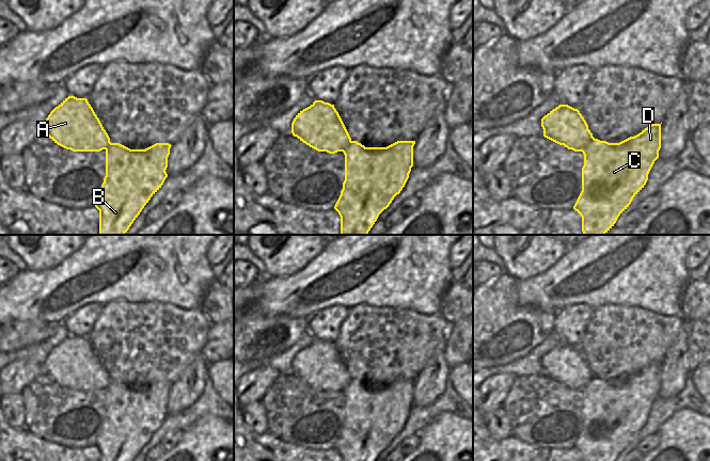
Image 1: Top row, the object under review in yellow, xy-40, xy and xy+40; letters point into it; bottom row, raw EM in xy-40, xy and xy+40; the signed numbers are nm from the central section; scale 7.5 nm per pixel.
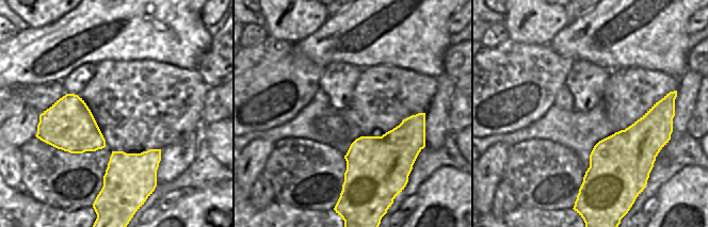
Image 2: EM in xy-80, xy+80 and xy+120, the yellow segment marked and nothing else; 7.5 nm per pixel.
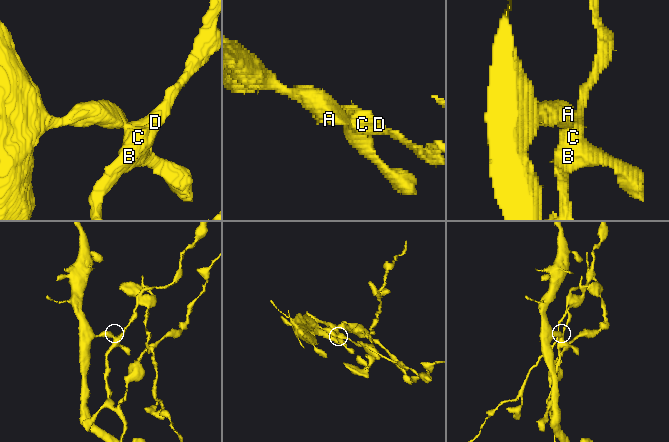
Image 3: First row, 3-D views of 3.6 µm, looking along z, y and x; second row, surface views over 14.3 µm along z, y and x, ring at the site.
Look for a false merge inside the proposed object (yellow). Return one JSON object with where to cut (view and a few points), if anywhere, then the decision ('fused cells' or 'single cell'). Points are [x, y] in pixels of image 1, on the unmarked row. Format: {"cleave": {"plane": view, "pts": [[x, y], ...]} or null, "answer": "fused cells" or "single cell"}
{"cleave": {"plane": "xy+40", "pts": [[594, 377], [582, 391]]}, "answer": "fused cells"}

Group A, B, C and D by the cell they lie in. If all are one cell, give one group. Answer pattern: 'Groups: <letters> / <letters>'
Groups: A / B C D.

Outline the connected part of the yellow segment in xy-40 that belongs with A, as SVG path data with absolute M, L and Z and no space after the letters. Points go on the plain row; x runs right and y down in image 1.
M68 335L44 362L44 373L73 391L100 391L112 382L86 337Z

